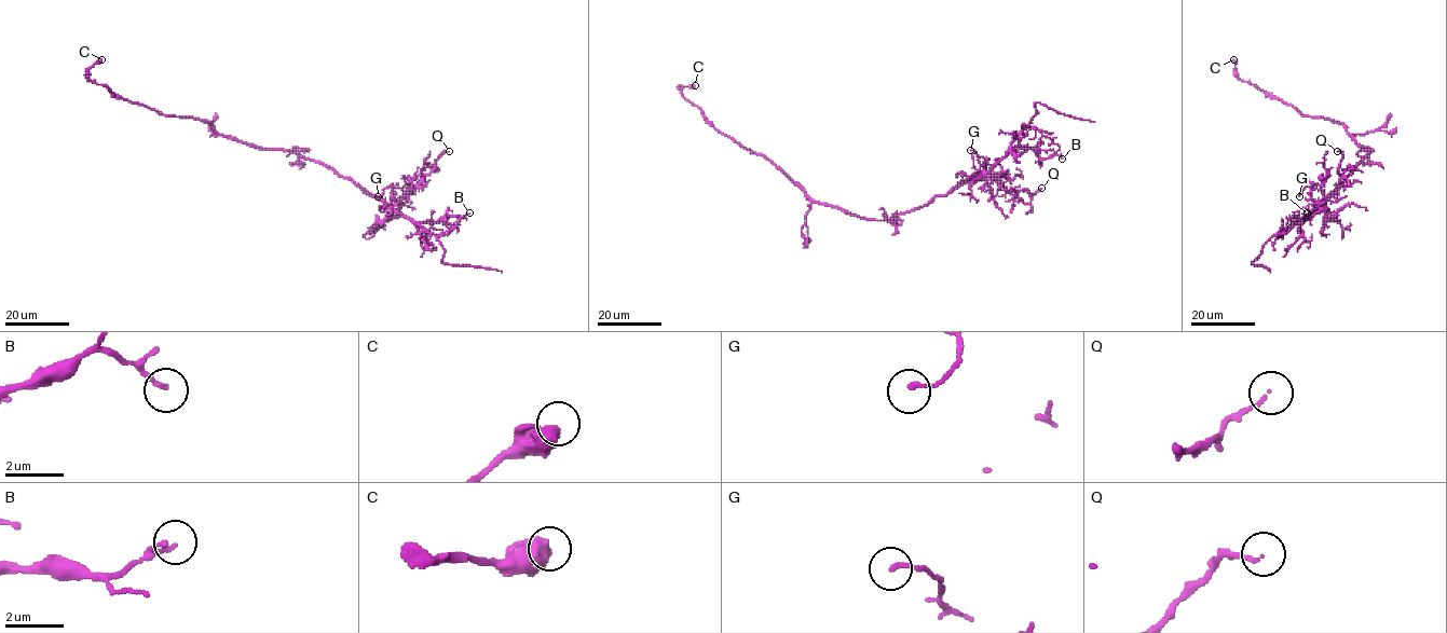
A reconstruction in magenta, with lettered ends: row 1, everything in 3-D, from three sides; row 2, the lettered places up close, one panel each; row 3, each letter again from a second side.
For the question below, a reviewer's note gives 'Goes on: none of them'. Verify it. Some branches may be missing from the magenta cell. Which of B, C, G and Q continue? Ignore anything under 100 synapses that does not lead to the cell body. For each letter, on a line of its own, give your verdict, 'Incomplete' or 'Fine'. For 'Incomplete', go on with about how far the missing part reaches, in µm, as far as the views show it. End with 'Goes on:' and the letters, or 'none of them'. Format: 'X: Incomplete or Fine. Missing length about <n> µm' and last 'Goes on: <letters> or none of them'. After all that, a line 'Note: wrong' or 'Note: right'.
B: Fine
C: Fine
G: Fine
Q: Fine
Goes on: none of them
Note: right

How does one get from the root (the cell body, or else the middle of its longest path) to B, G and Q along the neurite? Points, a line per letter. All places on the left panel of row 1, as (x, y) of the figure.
B: (296, 154), (330, 166), (415, 222), (439, 222), (445, 216), (469, 212)
G: (296, 154), (330, 166), (390, 205), (394, 187), (385, 188), (378, 196)
Q: (296, 154), (324, 163), (387, 204), (396, 204), (434, 167), (436, 160), (449, 151)

